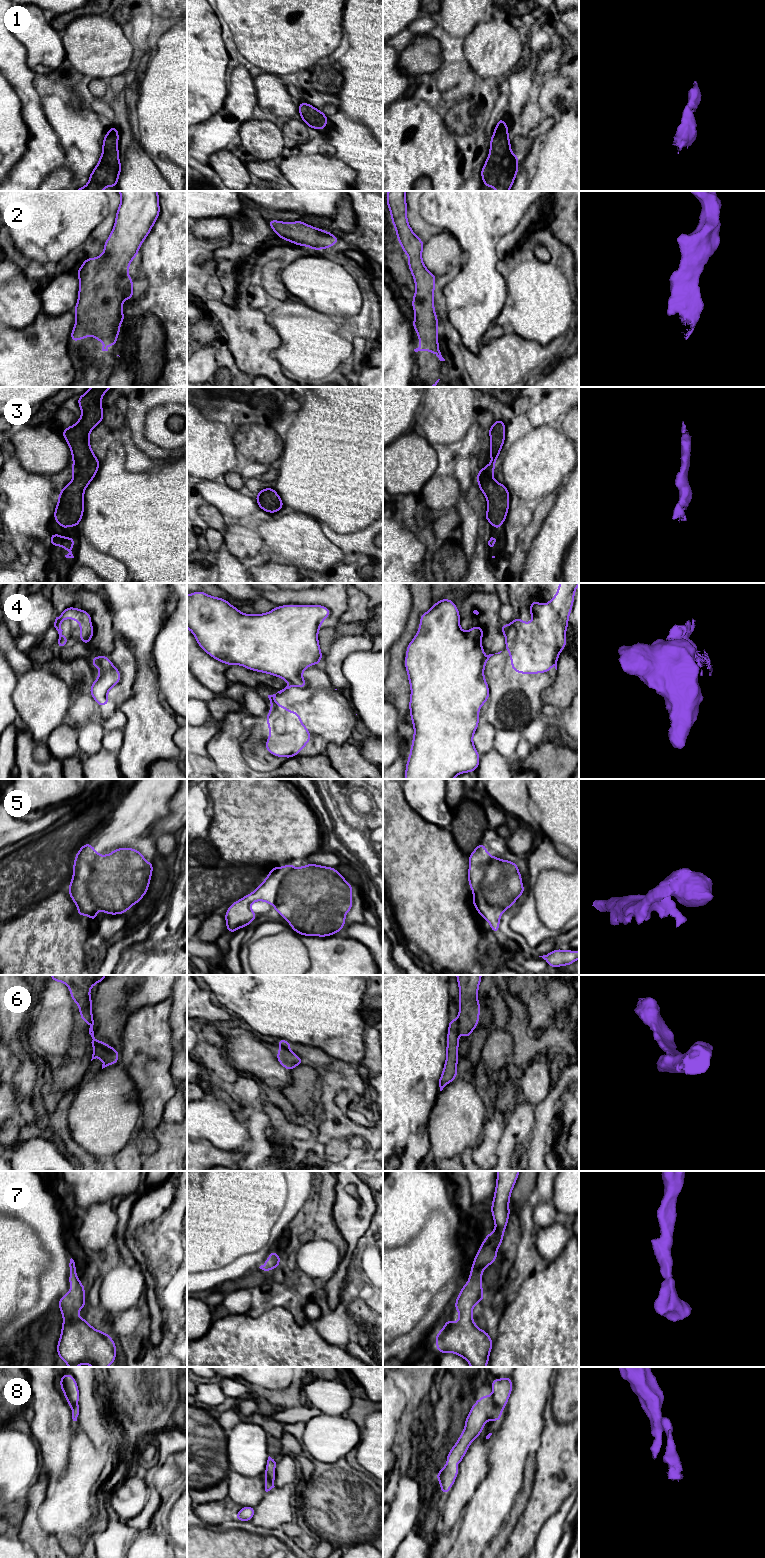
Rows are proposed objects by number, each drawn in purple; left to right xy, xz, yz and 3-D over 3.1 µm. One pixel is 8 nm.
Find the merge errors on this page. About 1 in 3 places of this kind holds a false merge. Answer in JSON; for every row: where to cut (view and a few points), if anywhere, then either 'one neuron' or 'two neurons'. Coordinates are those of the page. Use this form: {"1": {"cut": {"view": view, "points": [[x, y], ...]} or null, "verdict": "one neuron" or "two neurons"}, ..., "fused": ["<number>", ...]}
{"1": {"cut": null, "verdict": "one neuron"}, "2": {"cut": null, "verdict": "one neuron"}, "3": {"cut": null, "verdict": "one neuron"}, "4": {"cut": {"view": "xy", "points": [[98, 656], [97, 662]]}, "verdict": "two neurons"}, "5": {"cut": null, "verdict": "one neuron"}, "6": {"cut": {"view": "yz", "points": [[457, 1020], [459, 1028]]}, "verdict": "two neurons"}, "7": {"cut": null, "verdict": "one neuron"}, "8": {"cut": null, "verdict": "one neuron"}, "fused": ["4", "6"]}

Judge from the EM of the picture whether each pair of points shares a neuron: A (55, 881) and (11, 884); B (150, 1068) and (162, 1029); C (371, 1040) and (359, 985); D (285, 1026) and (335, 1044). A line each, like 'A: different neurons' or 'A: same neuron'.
A: same neuron
B: same neuron
C: different neurons
D: same neuron

